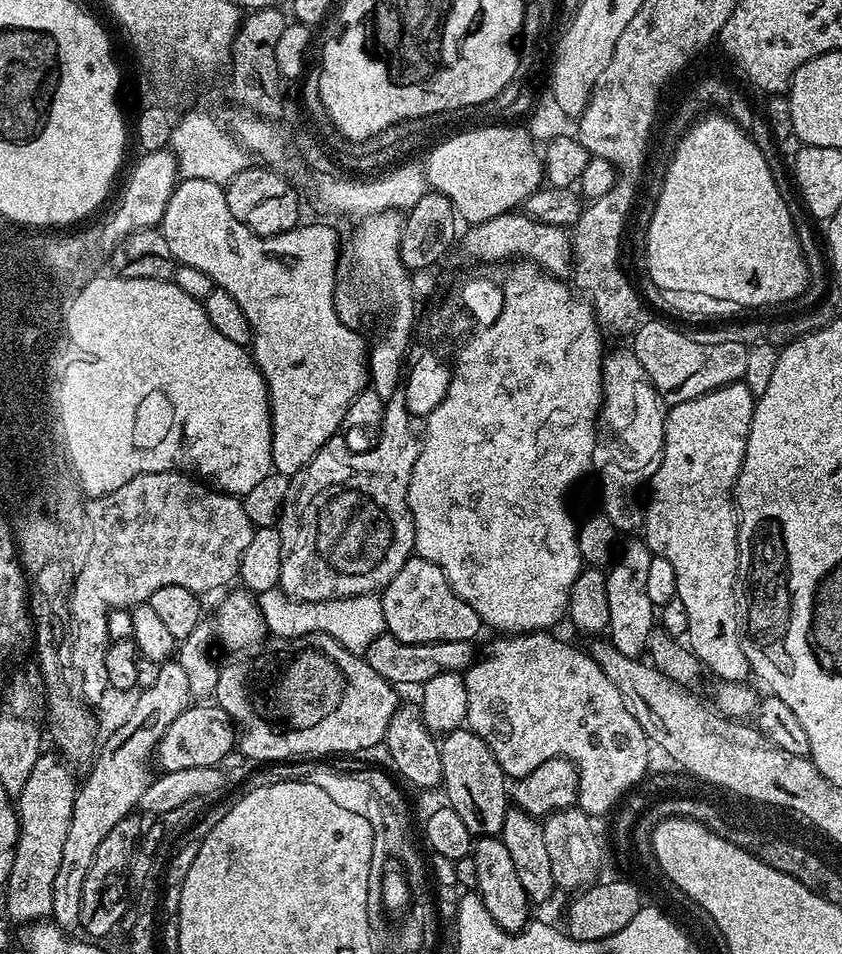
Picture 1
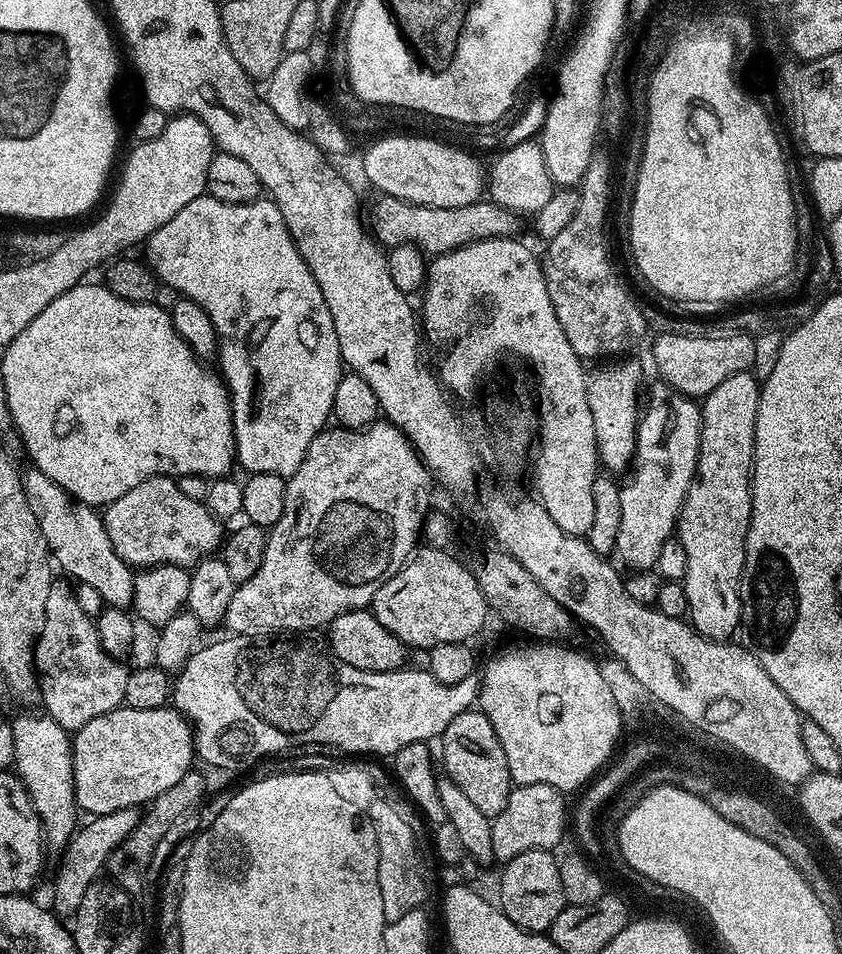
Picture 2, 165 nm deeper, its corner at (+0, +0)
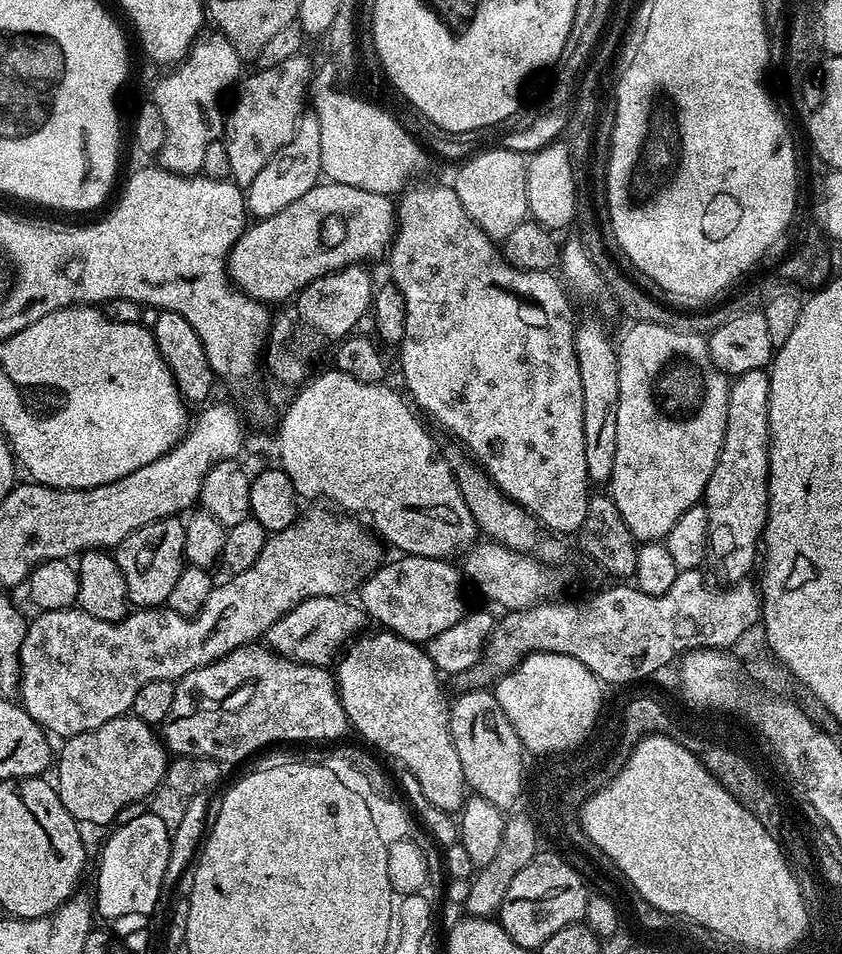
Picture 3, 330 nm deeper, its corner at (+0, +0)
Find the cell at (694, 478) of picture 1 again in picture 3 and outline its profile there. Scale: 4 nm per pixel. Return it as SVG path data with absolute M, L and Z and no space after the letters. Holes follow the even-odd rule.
M759 368L758 370L746 370L746 374L742 374L741 376L735 377L728 385L728 409L726 410L726 434L724 435L724 441L722 442L722 450L718 454L718 462L714 466L714 474L710 474L710 482L706 486L706 490L704 491L703 498L703 506L706 510L706 514L708 515L708 558L706 561L707 567L710 569L713 568L714 571L717 572L718 575L721 576L721 581L724 582L740 582L745 579L744 576L748 571L752 568L752 563L757 563L758 560L758 545L761 543L762 537L764 535L764 523L766 522L766 518L768 517L768 403L770 402L770 378L768 377L768 372L765 369Z

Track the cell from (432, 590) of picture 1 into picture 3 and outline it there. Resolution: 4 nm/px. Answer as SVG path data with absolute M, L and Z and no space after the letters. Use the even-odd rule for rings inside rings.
M407 554L401 555L396 559L400 560L390 561L391 559L389 559L387 562L381 563L380 567L360 585L358 589L358 597L360 596L358 604L359 607L363 608L365 613L371 617L371 619L373 616L373 618L380 623L377 625L379 625L381 629L393 632L395 636L401 636L403 640L410 640L413 644L423 645L425 642L433 640L438 634L442 634L442 630L450 630L450 626L454 626L454 622L458 622L462 617L464 617L466 611L466 605L464 605L464 584L466 588L466 580L462 575L461 569L457 567L457 565L455 568L455 566L452 565L452 562L449 562L447 559L435 560L434 558L426 558L425 556L410 556Z

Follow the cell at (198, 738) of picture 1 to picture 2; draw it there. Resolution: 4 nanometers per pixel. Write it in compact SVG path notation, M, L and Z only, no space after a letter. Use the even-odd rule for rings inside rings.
M172 706L158 710L115 708L75 729L71 741L76 806L89 817L151 804L158 794L179 782L182 774L193 771L192 760L197 759L194 729Z

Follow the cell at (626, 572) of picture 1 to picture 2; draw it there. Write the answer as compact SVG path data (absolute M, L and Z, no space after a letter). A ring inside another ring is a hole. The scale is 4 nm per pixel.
M663 382L649 387L646 403L640 413L640 425L636 428L636 458L632 461L628 481L620 484L622 494L622 522L618 525L618 542L615 555L632 570L652 570L662 551L662 542L673 539L676 522L684 505L692 480L696 477L696 463L700 453L700 404L691 396L675 392Z

